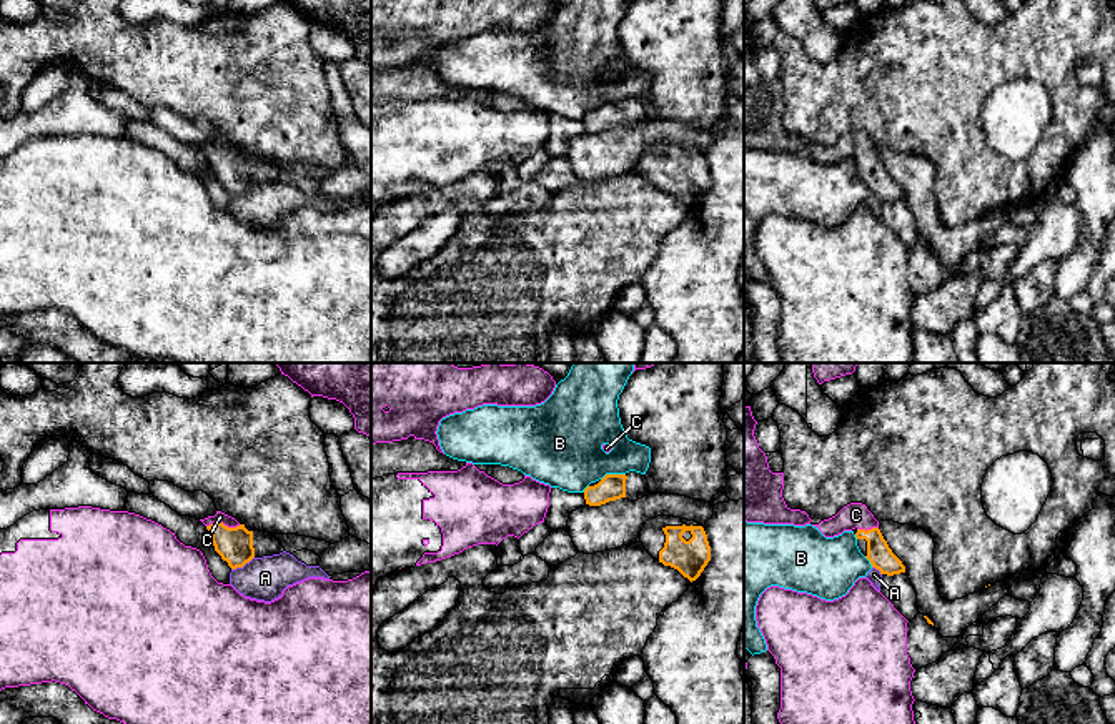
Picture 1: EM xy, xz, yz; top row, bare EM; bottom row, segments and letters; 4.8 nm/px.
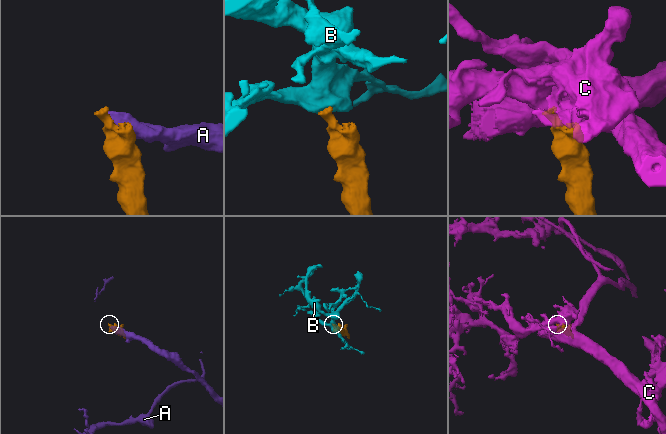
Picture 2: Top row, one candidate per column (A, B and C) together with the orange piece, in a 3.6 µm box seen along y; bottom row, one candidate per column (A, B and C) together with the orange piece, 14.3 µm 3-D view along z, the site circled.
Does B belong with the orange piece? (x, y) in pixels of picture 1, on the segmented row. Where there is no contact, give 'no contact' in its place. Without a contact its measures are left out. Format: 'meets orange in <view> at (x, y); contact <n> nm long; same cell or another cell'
meets orange in xz at (613, 475); contact 120 nm long; another cell

